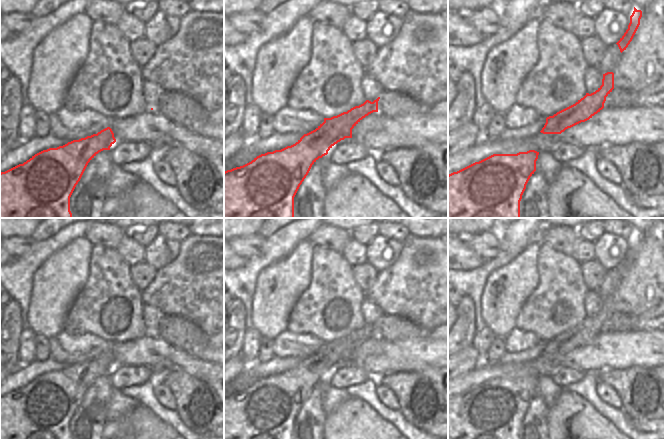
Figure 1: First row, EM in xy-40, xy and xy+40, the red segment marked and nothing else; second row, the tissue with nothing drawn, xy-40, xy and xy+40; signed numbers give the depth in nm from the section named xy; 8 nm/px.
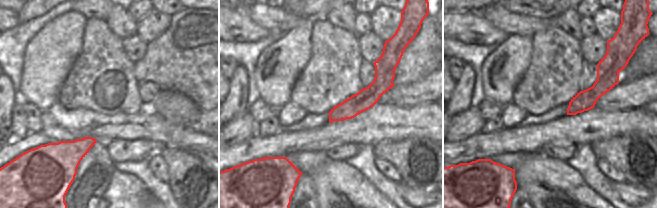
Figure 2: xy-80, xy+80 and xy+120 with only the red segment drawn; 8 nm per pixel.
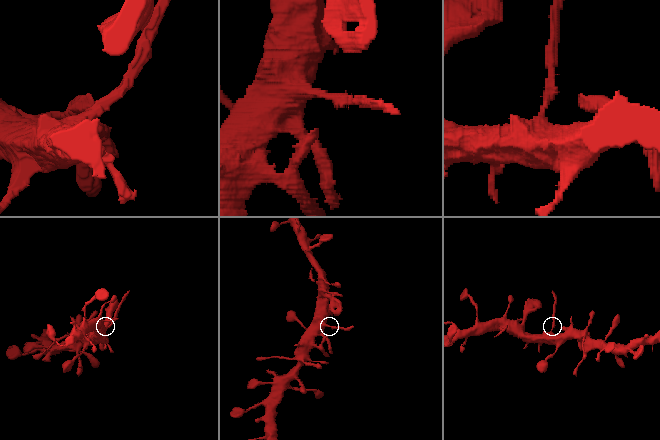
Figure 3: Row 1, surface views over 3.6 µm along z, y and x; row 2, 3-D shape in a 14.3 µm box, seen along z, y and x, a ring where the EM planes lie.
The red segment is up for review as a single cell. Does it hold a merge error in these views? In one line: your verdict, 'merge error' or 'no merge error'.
merge error

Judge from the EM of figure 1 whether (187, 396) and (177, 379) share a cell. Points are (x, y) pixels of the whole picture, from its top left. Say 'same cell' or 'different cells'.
same cell

